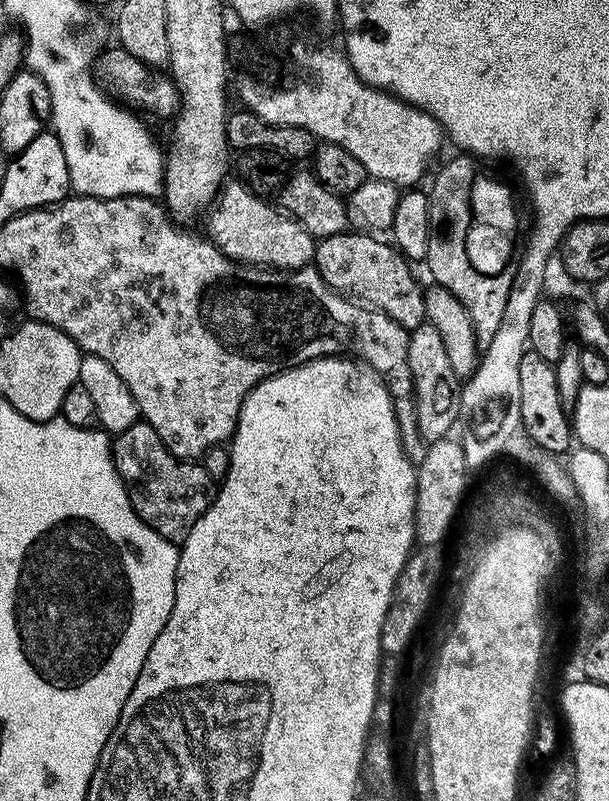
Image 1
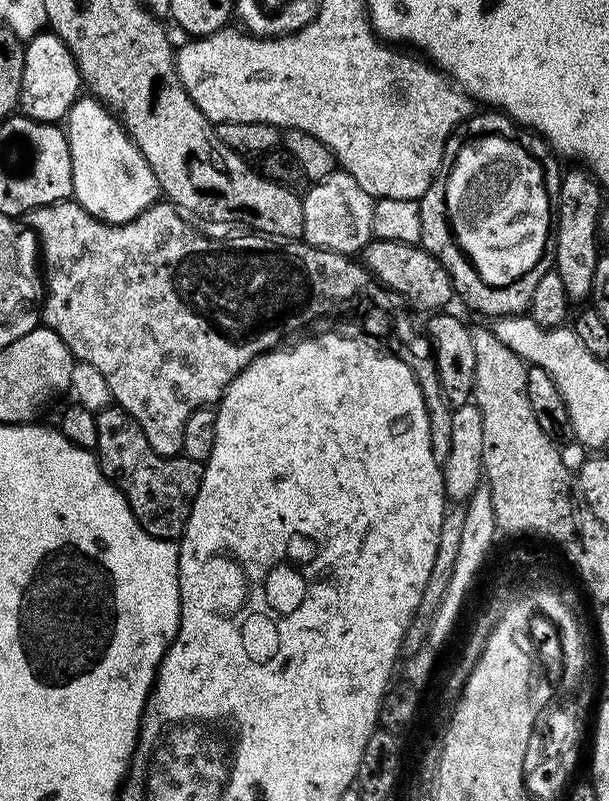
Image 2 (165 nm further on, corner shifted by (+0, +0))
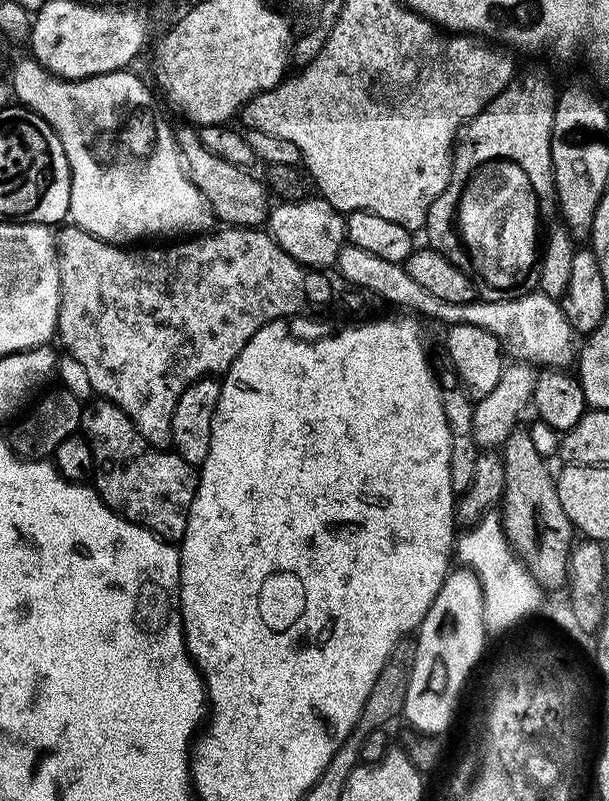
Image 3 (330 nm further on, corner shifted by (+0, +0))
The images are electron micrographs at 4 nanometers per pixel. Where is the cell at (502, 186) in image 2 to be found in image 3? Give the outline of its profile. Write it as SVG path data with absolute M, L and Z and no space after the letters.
M504 154L490 156L490 158L486 158L484 162L474 164L474 166L468 170L468 174L466 174L466 170L452 170L452 173L450 174L451 184L454 184L454 180L458 180L458 194L456 194L454 204L452 204L452 230L454 230L456 242L454 242L454 248L446 253L445 257L450 258L450 262L454 262L458 266L458 270L462 270L463 272L470 270L470 274L474 274L472 281L474 282L479 299L481 300L509 300L510 298L521 296L527 292L537 291L540 283L542 254L546 254L546 242L550 238L550 230L553 225L548 221L547 214L540 209L540 196L536 193L535 186L532 185L531 174L516 160L519 159L509 158Z

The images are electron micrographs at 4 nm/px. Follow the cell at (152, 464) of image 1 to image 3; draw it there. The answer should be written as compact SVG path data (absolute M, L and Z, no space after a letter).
M103 398L89 399L81 407L79 431L92 451L94 487L103 504L122 518L150 530L162 540L169 542L183 540L198 483L197 469L190 462L183 460L175 450L155 448L153 444L146 442L146 438L142 438L142 434L136 429L135 422L120 406Z

